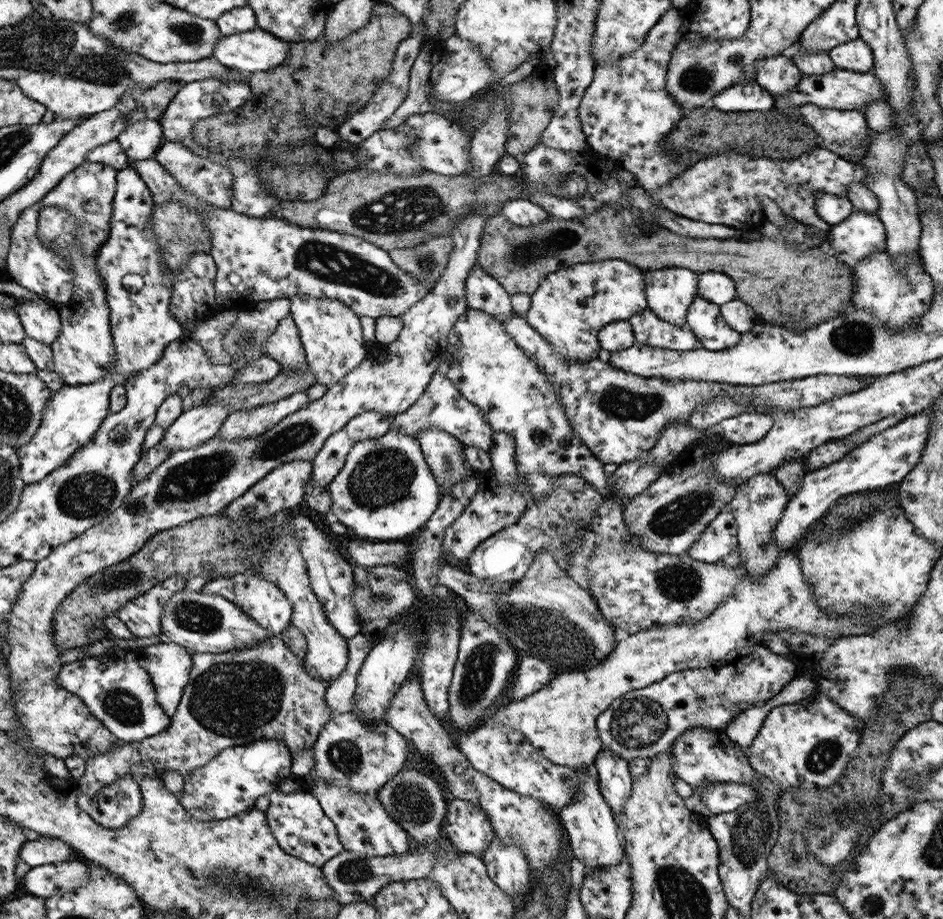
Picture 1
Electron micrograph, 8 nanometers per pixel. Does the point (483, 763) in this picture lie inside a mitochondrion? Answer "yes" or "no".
no

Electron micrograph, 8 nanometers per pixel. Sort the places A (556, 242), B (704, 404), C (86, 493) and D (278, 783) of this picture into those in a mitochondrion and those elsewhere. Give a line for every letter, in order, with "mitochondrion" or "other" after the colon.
A: mitochondrion
B: other
C: mitochondrion
D: other

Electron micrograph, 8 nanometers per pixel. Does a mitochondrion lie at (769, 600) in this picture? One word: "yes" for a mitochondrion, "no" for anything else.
no

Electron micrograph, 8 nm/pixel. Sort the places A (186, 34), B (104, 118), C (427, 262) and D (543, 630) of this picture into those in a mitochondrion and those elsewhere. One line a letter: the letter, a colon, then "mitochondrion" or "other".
A: mitochondrion
B: other
C: mitochondrion
D: mitochondrion

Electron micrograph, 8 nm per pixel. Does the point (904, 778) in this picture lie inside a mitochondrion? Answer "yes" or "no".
yes

